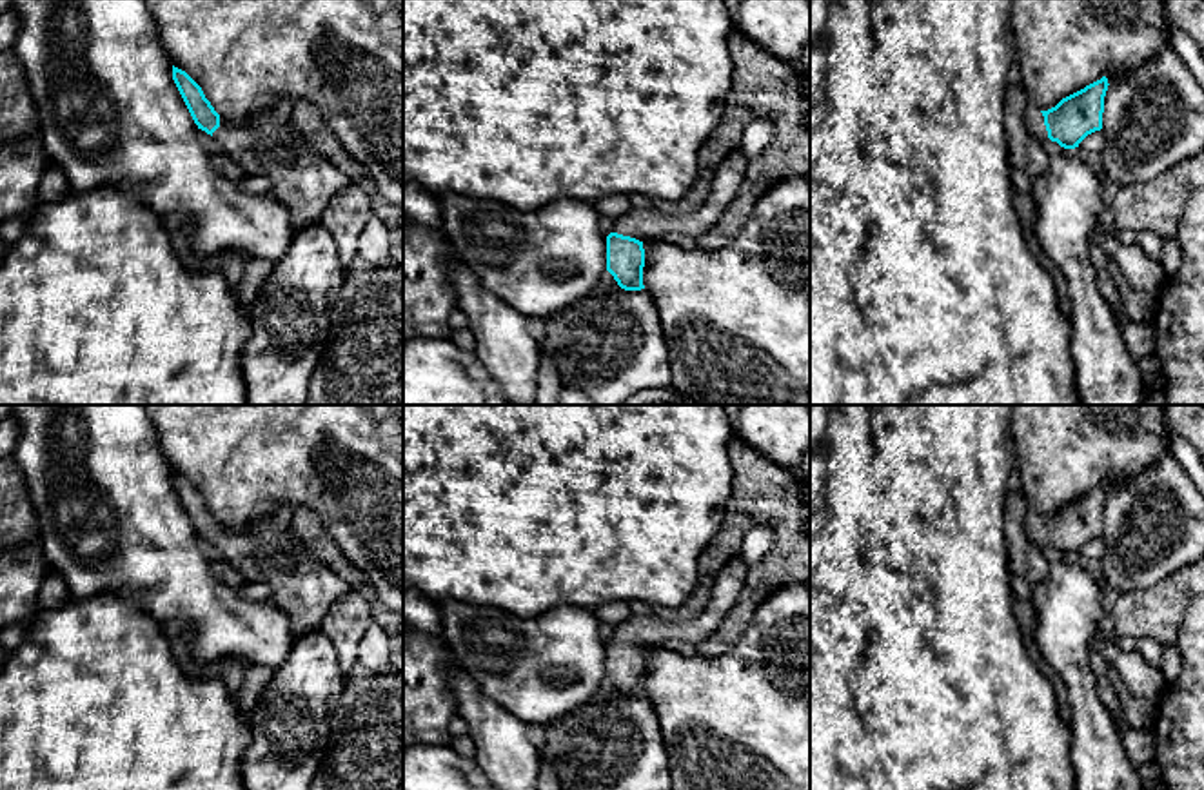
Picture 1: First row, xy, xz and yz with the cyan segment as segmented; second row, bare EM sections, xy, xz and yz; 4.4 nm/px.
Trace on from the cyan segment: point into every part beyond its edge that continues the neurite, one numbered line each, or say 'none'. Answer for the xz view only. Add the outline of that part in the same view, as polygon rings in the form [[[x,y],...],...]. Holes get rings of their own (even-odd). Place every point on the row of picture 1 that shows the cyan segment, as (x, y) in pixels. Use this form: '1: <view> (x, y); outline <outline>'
1: xz (643, 224); outline [[[732,151],[717,167],[712,191],[694,211],[683,214],[666,214],[654,209],[632,209],[614,220],[614,232],[645,240],[661,240],[668,232],[699,236],[710,231],[725,218],[725,211],[741,191],[750,160],[739,151]]]

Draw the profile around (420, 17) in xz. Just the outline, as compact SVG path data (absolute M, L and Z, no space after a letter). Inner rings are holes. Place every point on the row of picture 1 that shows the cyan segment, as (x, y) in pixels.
M403 0L403 185L414 182L436 198L447 193L492 198L521 211L534 211L565 198L594 203L610 194L645 194L676 202L694 185L697 154L725 113L734 76L726 40L734 29L735 18L730 15L726 0Z

